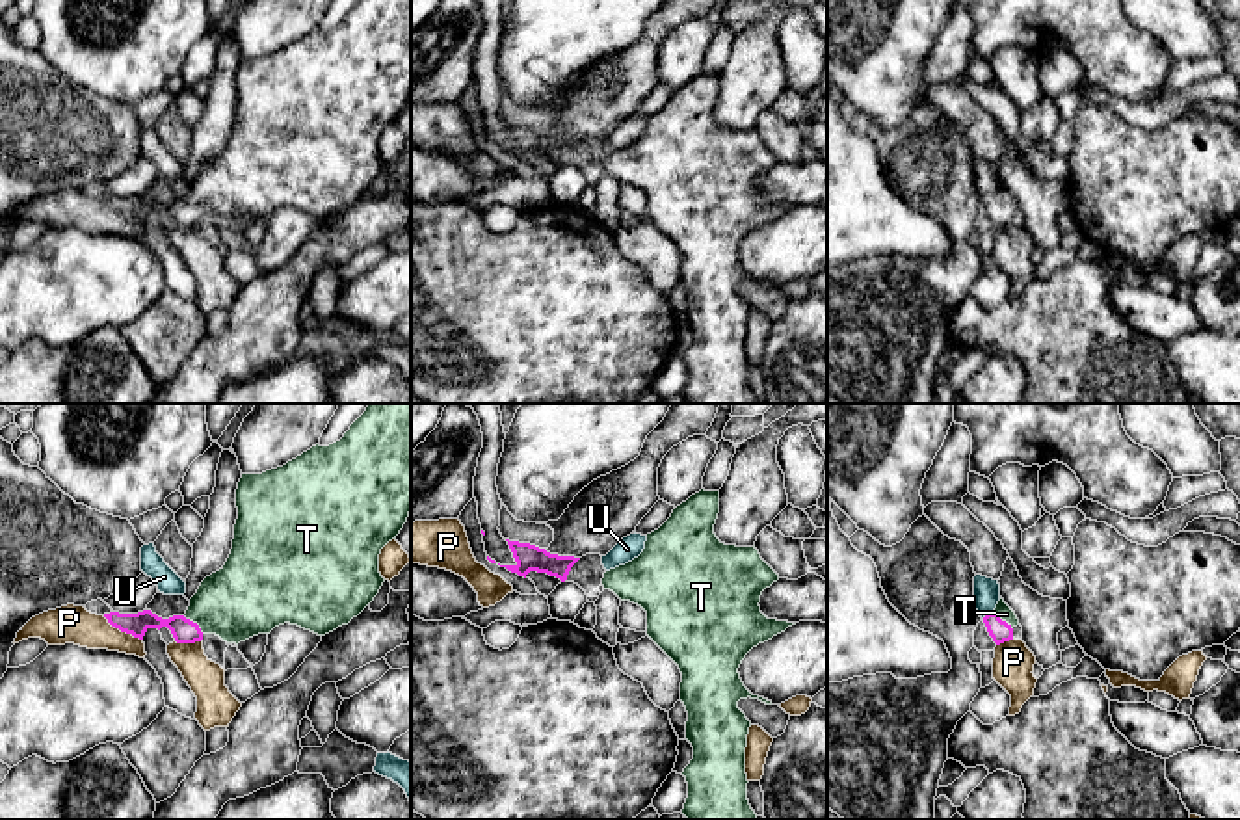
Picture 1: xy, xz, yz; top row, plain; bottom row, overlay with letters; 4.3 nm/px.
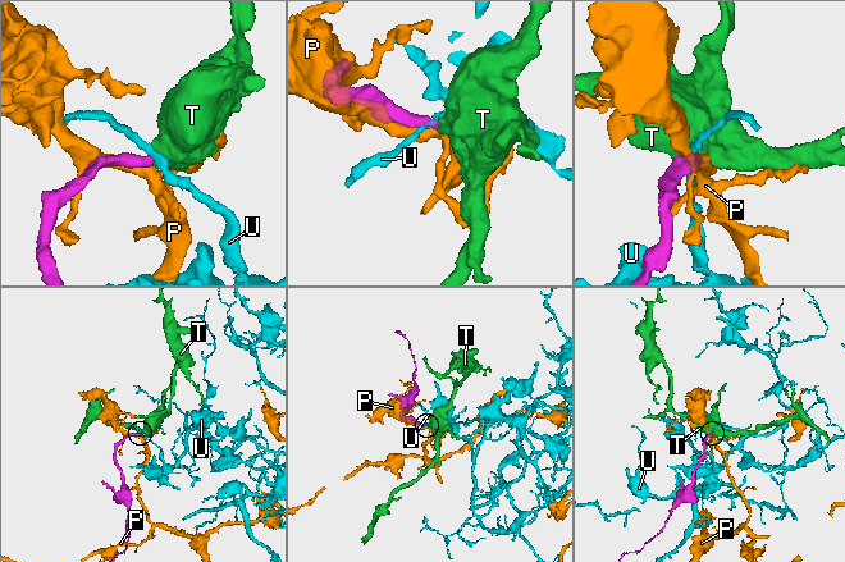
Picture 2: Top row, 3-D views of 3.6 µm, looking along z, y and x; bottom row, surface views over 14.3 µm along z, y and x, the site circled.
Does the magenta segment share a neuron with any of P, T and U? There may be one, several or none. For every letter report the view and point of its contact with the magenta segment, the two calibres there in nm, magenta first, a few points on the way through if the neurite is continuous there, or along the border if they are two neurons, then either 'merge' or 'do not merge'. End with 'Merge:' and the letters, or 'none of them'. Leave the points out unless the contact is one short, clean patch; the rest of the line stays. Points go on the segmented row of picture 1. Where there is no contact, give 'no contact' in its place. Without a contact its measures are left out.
P: xy (123, 631) | 100/160 nm | do not merge
T: xy (192, 621) | 110/320 nm | across xy (184, 631), (192, 621), (214, 608), (244, 599) | merge
U: yz (988, 614) | 90/110 nm | along yz (993, 610), (982, 618) | do not merge
Merge: T

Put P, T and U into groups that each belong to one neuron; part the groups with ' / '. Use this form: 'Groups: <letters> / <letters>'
Groups: P / T / U

